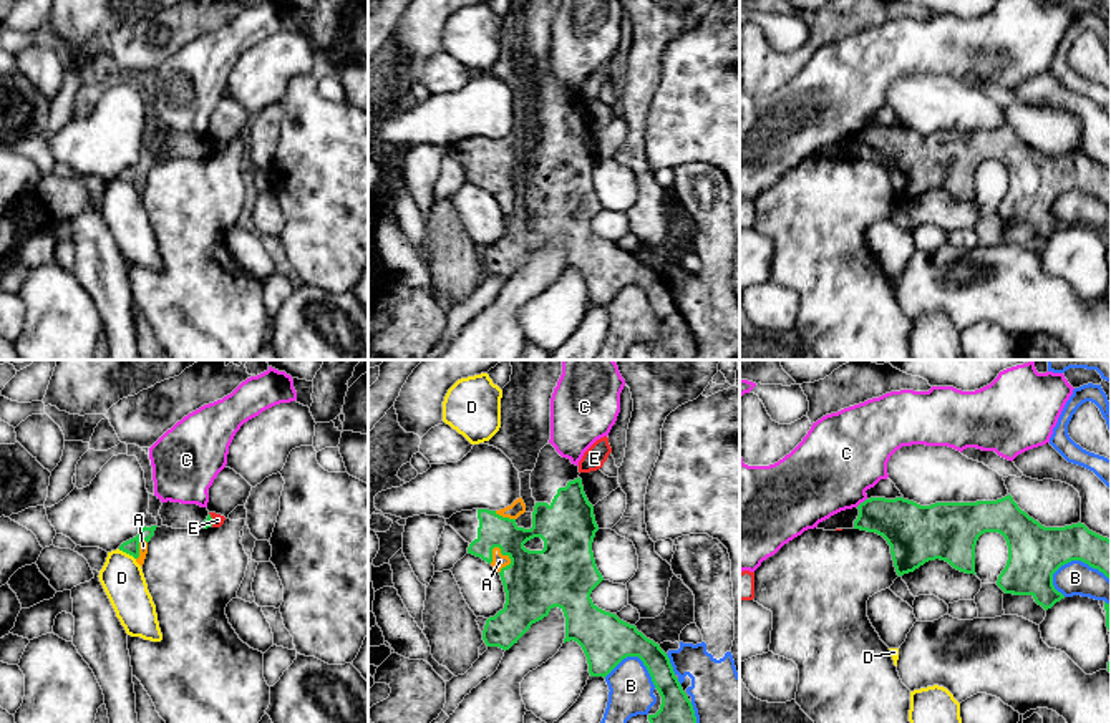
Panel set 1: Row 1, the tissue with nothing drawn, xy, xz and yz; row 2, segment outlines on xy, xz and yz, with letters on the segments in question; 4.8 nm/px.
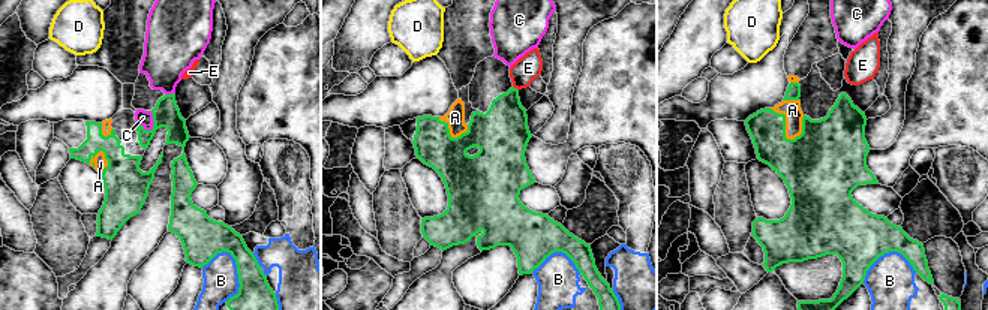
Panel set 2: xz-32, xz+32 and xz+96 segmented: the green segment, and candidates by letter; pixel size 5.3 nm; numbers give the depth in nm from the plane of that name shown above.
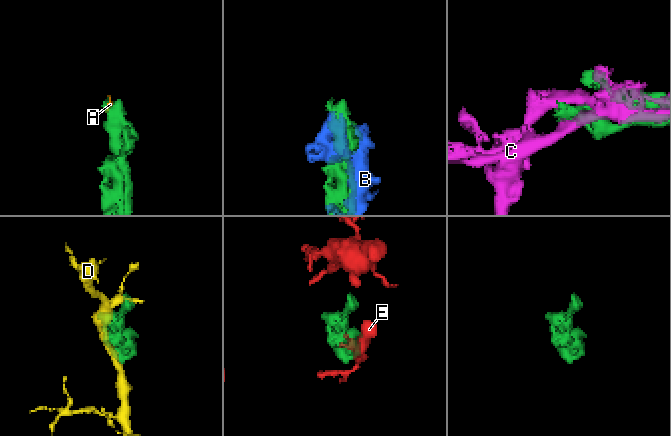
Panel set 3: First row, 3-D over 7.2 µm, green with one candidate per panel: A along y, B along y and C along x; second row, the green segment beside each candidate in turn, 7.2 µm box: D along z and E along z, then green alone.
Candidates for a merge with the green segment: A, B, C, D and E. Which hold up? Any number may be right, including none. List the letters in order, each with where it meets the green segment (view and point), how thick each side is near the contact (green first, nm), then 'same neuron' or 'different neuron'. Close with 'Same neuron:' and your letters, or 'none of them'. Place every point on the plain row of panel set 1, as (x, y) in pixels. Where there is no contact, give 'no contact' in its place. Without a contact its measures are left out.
A: meets green in xz at (509, 186); 300 nm thick on the green side, 70 nm on the other; same neuron
B: meets green in yz at (1081, 189); 280 nm thick on the green side, 160 nm on the other; different neuron
C: meets green in yz at (861, 131); 240 nm thick on the green side, 400 nm on the other; different neuron
D: meets green in xy at (126, 181); 70 nm thick on the green side, 200 nm on the other; different neuron
E: meets green in xy at (211, 148); 50 nm thick on the green side, 60 nm on the other; different neuron
Same neuron: A

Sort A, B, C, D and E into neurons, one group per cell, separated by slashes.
A / B / C / D / E

